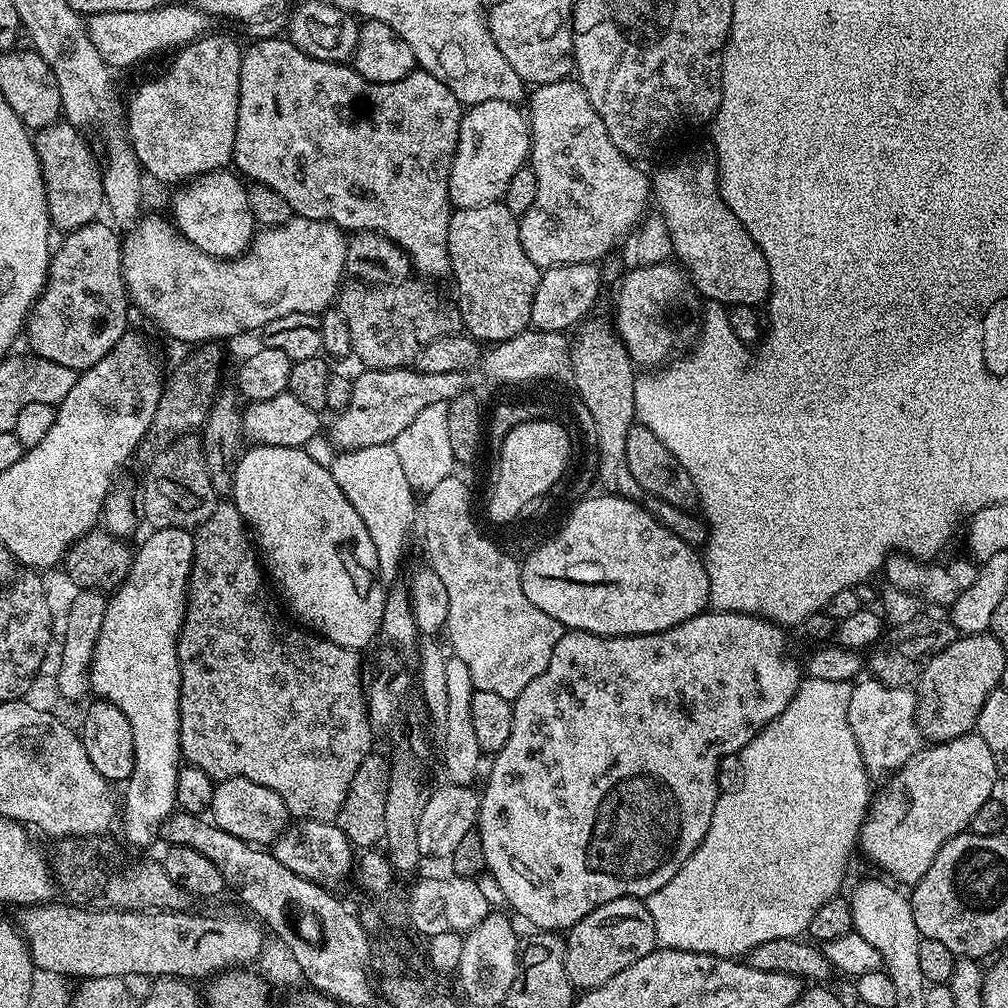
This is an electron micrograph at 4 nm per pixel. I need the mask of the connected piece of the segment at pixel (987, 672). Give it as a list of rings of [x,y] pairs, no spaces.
[[[979,632],[973,636],[961,635],[952,644],[930,658],[915,685],[916,724],[920,728],[921,737],[928,742],[953,740],[959,736],[967,736],[975,729],[976,719],[982,710],[982,702],[990,698],[994,689],[1001,687],[1004,676],[1004,660],[1006,654],[995,636],[988,632]]]

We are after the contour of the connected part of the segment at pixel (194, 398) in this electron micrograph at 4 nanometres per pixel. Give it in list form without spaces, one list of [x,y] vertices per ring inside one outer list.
[[[205,342],[195,349],[189,360],[184,360],[172,373],[167,373],[162,384],[158,410],[154,410],[154,422],[135,450],[138,461],[151,462],[160,452],[169,448],[179,436],[186,436],[203,429],[210,410],[214,406],[220,388],[220,348],[216,342]]]

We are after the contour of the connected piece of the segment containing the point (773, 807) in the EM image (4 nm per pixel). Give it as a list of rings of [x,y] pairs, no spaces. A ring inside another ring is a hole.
[[[821,678],[801,679],[800,688],[794,694],[790,706],[786,706],[786,710],[782,710],[782,714],[778,714],[778,718],[771,720],[765,728],[761,728],[755,738],[741,750],[738,754],[738,761],[740,760],[740,768],[744,771],[744,777],[740,780],[740,789],[737,792],[721,791],[717,795],[714,814],[710,818],[710,830],[706,830],[706,838],[702,838],[698,850],[694,850],[694,854],[690,854],[690,858],[686,858],[686,862],[680,867],[678,874],[674,874],[674,878],[670,878],[670,882],[666,882],[666,886],[662,886],[657,892],[646,897],[650,918],[654,918],[654,934],[657,945],[693,952],[696,944],[700,944],[700,940],[692,940],[692,936],[700,936],[700,932],[704,932],[704,948],[712,948],[712,920],[716,920],[716,904],[720,904],[720,924],[732,924],[732,904],[736,904],[736,900],[732,900],[732,880],[736,880],[736,876],[740,876],[740,864],[744,864],[744,860],[804,860],[804,876],[808,876],[808,888],[812,888],[812,892],[808,892],[808,896],[812,896],[812,900],[804,900],[804,888],[800,888],[800,900],[792,900],[792,896],[796,896],[796,892],[792,892],[792,880],[788,880],[788,892],[784,892],[784,888],[780,888],[780,884],[776,884],[776,888],[768,888],[768,896],[756,896],[755,899],[744,900],[744,912],[748,912],[748,916],[744,916],[744,920],[736,920],[736,924],[740,924],[740,928],[744,928],[744,932],[750,933],[753,938],[799,937],[801,934],[807,933],[810,918],[814,918],[818,906],[822,906],[822,902],[826,902],[841,891],[840,883],[844,880],[848,859],[852,856],[852,848],[854,852],[857,847],[860,828],[864,825],[864,818],[870,807],[870,791],[868,792],[870,773],[868,767],[862,762],[858,742],[854,742],[854,730],[850,730],[850,722],[848,721],[848,707],[852,690],[853,685],[846,681],[826,681]],[[772,908],[780,908],[780,924],[776,924],[776,912]]]

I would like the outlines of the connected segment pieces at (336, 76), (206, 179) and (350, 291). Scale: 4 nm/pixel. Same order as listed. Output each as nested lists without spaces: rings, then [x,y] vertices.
[[[291,39],[284,40],[256,40],[249,48],[243,49],[240,57],[240,97],[238,98],[238,126],[234,138],[234,150],[232,151],[232,164],[235,171],[245,181],[252,184],[261,184],[286,198],[290,202],[293,213],[297,216],[305,216],[311,220],[330,222],[334,226],[344,229],[345,233],[353,232],[377,232],[390,242],[394,242],[410,258],[413,269],[421,277],[449,275],[452,263],[448,257],[448,231],[450,230],[450,218],[454,211],[452,200],[448,197],[448,179],[454,162],[454,154],[458,146],[458,134],[460,123],[464,117],[465,109],[458,98],[434,74],[417,70],[402,78],[398,82],[379,84],[362,78],[355,68],[344,62],[334,60],[319,60],[293,44]]]
[[[221,170],[205,176],[197,176],[195,180],[187,181],[173,192],[176,192],[172,196],[173,223],[180,235],[189,240],[198,250],[217,256],[220,260],[234,260],[252,245],[252,237],[256,235],[258,225],[250,210],[248,188],[245,181],[235,171]]]
[[[409,278],[401,284],[366,284],[348,282],[338,293],[338,309],[350,330],[354,356],[368,370],[406,368],[432,340],[445,335],[440,300],[420,278]]]

